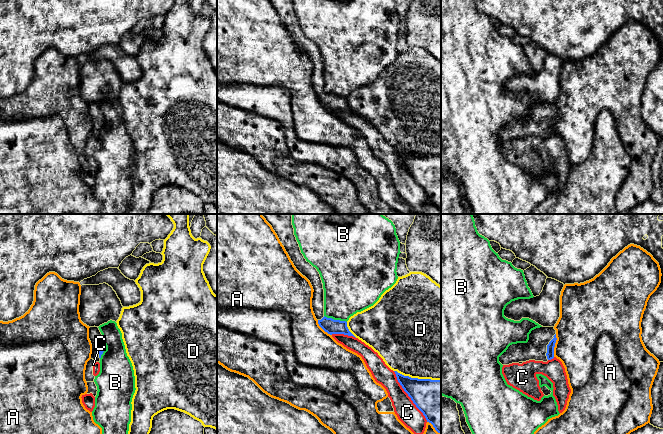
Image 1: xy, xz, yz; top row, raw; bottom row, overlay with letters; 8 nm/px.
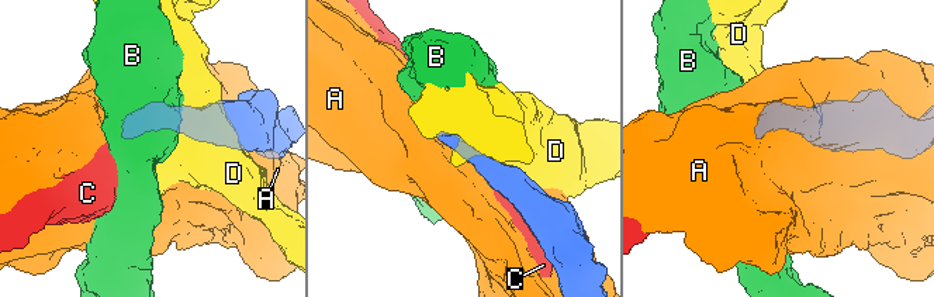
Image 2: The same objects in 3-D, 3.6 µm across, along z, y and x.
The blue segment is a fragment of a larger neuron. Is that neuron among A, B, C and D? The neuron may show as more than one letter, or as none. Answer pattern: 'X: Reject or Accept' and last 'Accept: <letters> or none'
A: Reject
B: Reject
C: Reject
D: Reject
Accept: none

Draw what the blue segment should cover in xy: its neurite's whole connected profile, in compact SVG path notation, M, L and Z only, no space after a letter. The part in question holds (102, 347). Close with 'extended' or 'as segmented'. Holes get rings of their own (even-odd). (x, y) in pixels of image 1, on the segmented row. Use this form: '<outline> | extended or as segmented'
M94 326L89 328L89 339L92 344L91 359L93 359L95 362L100 362L101 355L106 350L106 346L98 327Z | extended

